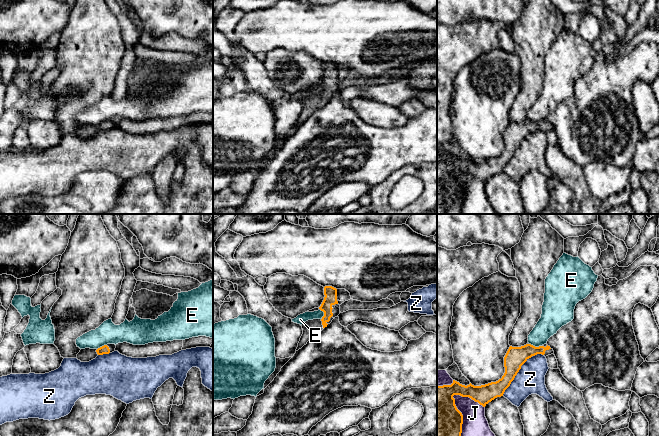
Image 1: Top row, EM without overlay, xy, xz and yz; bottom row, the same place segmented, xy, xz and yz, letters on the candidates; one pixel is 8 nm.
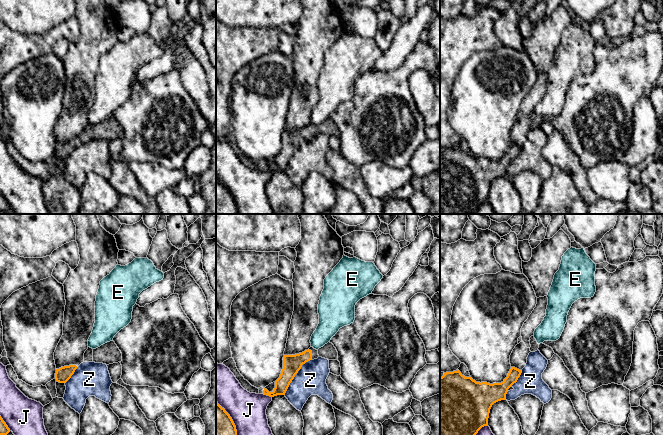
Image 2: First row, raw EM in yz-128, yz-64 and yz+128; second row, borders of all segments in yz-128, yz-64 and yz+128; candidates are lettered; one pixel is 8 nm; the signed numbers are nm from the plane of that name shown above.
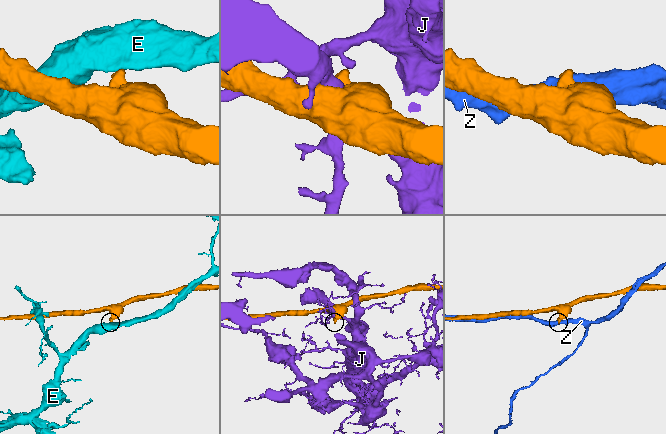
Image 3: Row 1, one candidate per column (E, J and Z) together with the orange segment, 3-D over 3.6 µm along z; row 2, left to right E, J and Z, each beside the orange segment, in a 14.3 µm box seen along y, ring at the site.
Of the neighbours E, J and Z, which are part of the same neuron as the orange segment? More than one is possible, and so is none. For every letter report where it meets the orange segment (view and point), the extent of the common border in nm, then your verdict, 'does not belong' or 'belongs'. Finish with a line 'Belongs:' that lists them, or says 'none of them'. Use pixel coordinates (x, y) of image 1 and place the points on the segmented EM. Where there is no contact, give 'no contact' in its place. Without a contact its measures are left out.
E: yz (534, 346) | 110 nm | does not belong
J: yz (462, 415) | 340 nm | does not belong
Z: yz (515, 375) | 400 nm | does not belong
Belongs: none of them

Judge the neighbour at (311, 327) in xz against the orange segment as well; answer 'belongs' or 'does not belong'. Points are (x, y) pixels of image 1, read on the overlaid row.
belongs

